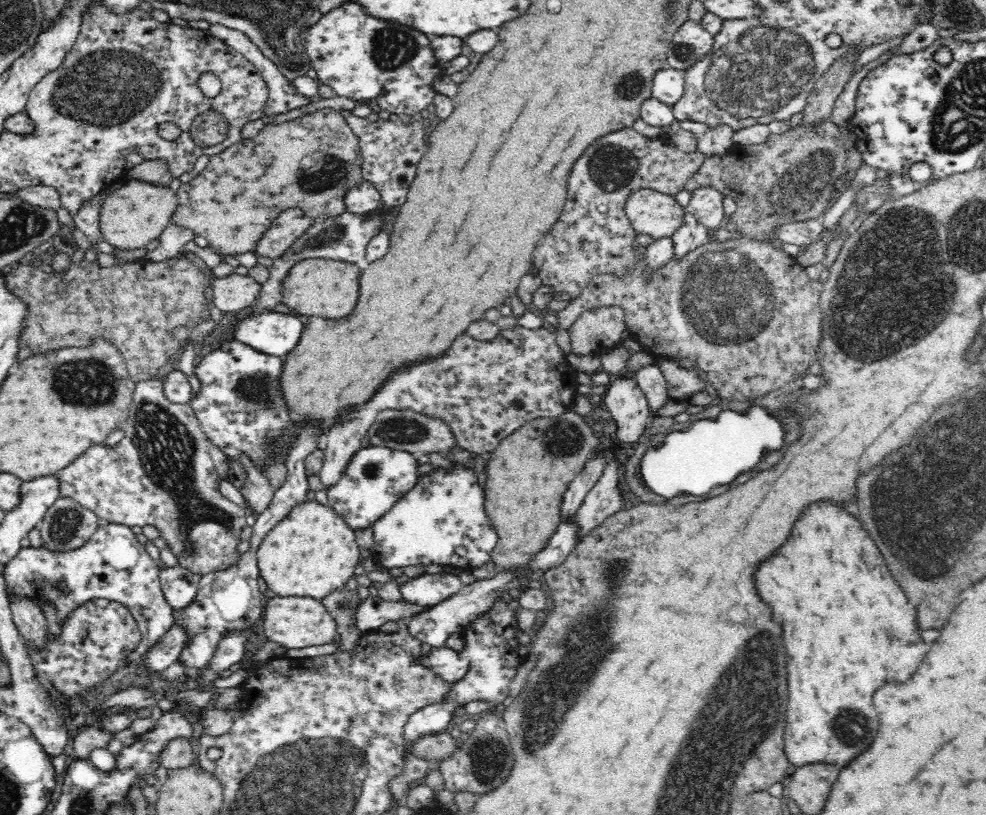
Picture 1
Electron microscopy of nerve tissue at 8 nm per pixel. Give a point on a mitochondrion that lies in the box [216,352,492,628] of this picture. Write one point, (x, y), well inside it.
(253, 391)

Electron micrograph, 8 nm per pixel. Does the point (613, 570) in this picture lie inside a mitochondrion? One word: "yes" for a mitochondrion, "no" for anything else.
yes

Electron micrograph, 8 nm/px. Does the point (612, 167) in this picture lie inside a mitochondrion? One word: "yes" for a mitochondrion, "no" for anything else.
yes

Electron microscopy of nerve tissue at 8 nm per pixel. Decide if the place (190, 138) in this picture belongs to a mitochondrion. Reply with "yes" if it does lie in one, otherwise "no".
no

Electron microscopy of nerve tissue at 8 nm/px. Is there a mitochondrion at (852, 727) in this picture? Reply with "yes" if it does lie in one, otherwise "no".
yes

